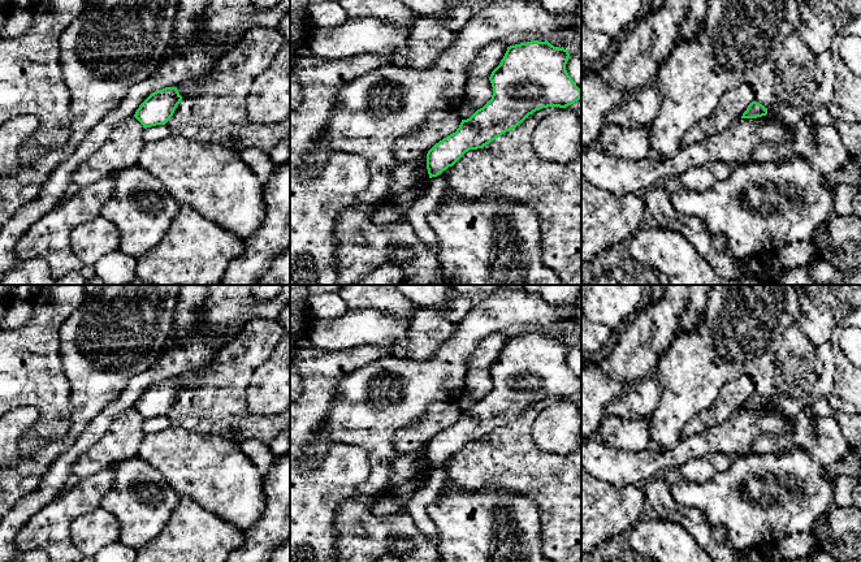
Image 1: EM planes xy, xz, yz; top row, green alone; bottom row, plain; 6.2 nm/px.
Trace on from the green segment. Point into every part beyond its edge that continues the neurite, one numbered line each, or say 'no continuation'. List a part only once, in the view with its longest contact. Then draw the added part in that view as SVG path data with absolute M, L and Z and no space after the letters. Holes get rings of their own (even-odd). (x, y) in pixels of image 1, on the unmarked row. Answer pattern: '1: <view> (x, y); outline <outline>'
no continuation

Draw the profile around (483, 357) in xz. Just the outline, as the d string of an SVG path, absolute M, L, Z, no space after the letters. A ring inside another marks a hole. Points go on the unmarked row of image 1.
M502 332L488 336L471 354L468 360L470 369L490 368L492 363L499 356L507 342L507 337Z

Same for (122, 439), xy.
M135 408L117 415L101 438L77 459L73 474L78 479L92 476L138 457L138 449L146 436L143 423L143 416Z

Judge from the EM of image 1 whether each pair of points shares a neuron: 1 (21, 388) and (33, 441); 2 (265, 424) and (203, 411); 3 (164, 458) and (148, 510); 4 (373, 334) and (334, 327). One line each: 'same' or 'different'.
1: same
2: same
3: different
4: same

